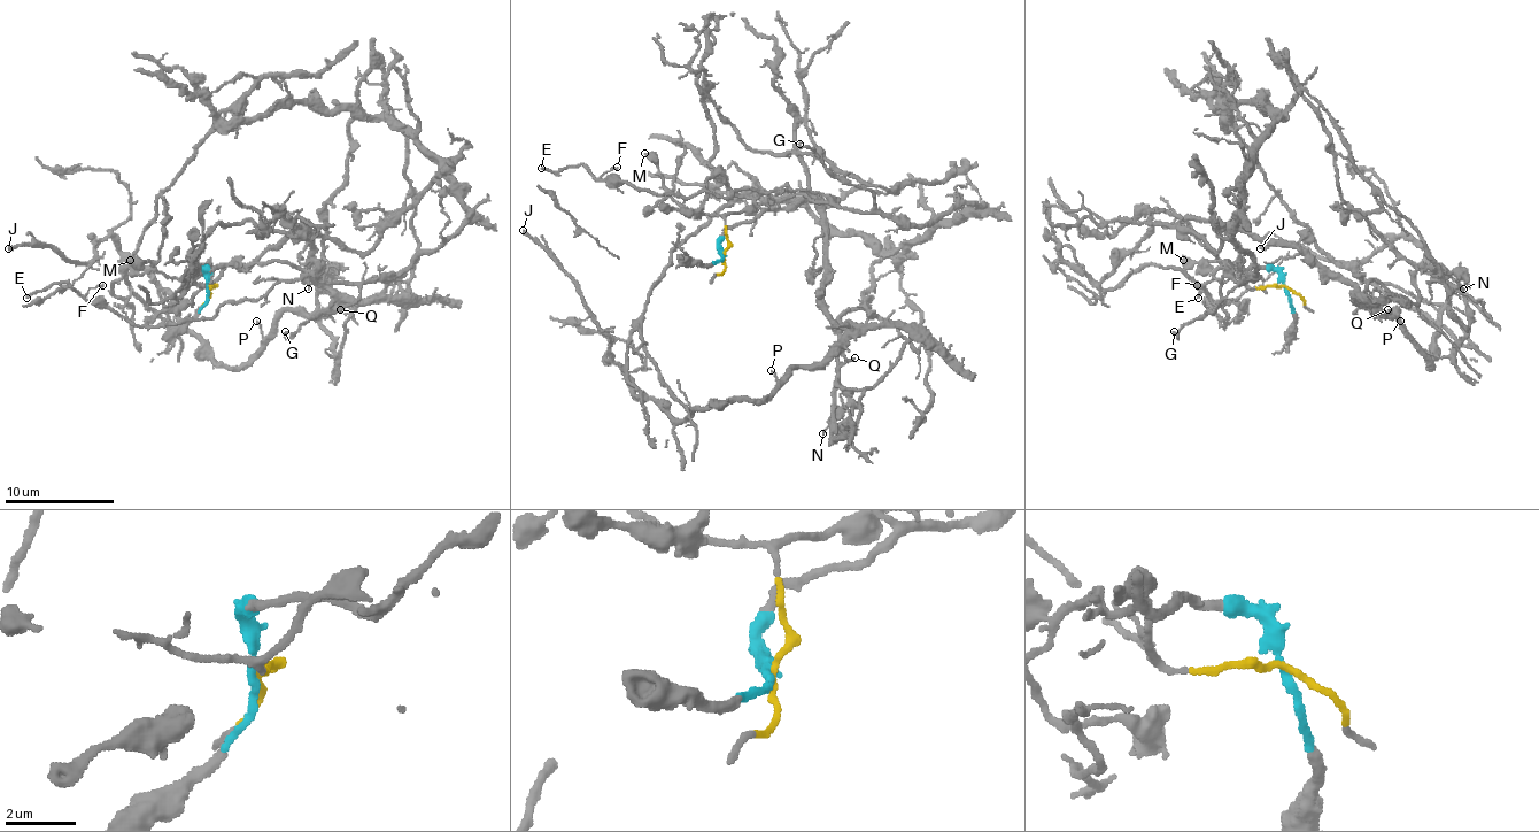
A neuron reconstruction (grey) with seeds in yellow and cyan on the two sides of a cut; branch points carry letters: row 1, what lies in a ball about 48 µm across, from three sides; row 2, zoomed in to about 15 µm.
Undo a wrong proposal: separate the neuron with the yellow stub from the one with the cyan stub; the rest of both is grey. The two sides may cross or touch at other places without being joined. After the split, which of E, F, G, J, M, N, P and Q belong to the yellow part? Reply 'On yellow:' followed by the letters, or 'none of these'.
On yellow: E, F, G, M

